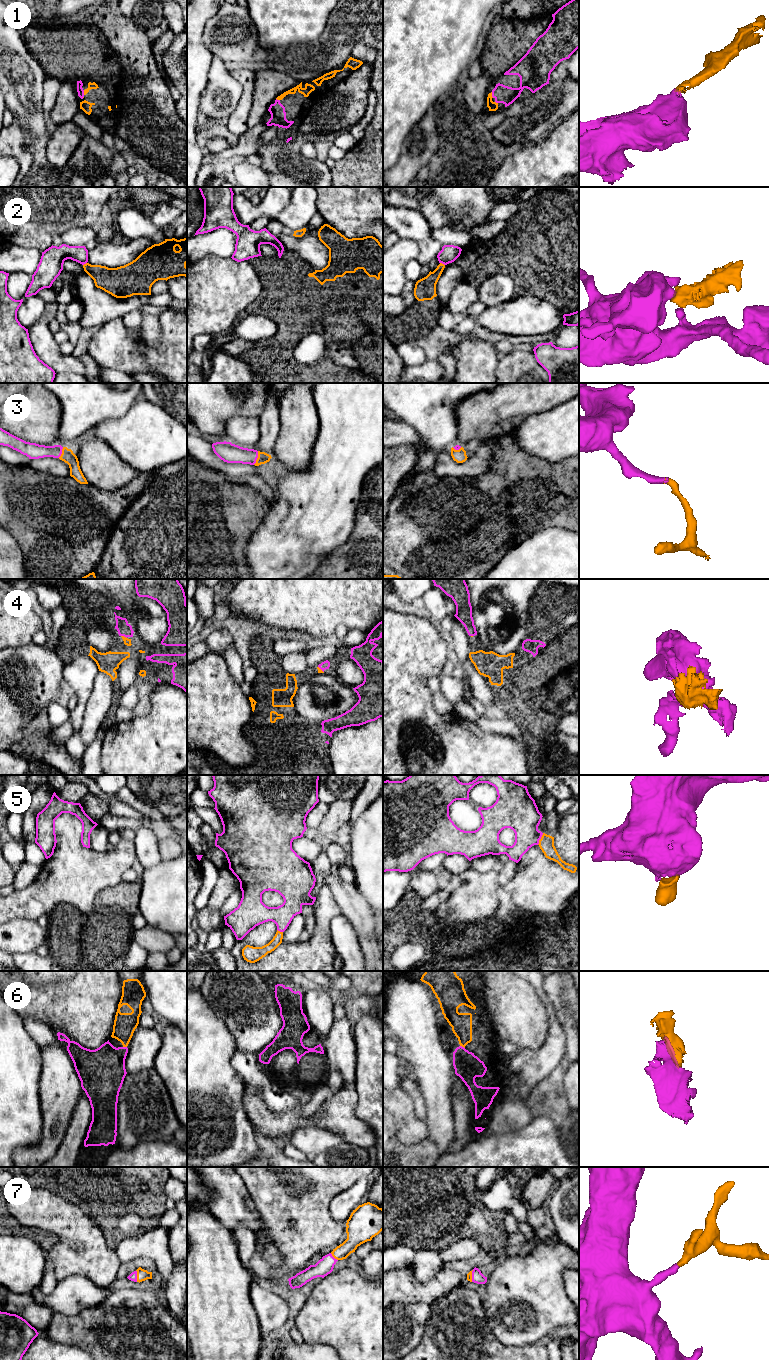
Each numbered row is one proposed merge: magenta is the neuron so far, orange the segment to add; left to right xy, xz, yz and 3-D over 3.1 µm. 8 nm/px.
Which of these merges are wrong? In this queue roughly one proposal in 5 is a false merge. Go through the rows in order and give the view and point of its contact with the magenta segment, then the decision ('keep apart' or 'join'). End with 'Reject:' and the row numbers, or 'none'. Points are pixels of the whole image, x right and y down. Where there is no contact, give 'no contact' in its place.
1: meets magenta in yz at (492, 95); join
2: meets magenta in yz at (442, 263); keep apart
3: meets magenta in xz at (257, 457); join
4: meets magenta in xy at (124, 636); join
5: meets magenta in yz at (540, 838); join
6: meets magenta in yz at (461, 1046); join
7: meets magenta in xy at (136, 1276); join
Reject: 2

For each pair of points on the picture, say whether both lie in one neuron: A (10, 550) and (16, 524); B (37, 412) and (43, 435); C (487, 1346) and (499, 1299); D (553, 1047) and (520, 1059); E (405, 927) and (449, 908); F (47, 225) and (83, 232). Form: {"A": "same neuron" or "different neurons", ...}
{"A": "different neurons", "B": "same neuron", "C": "different neurons", "D": "same neuron", "E": "different neurons", "F": "different neurons"}

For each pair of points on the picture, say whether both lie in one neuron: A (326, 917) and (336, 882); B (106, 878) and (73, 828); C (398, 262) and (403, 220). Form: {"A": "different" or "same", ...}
{"A": "different", "B": "same", "C": "different"}

